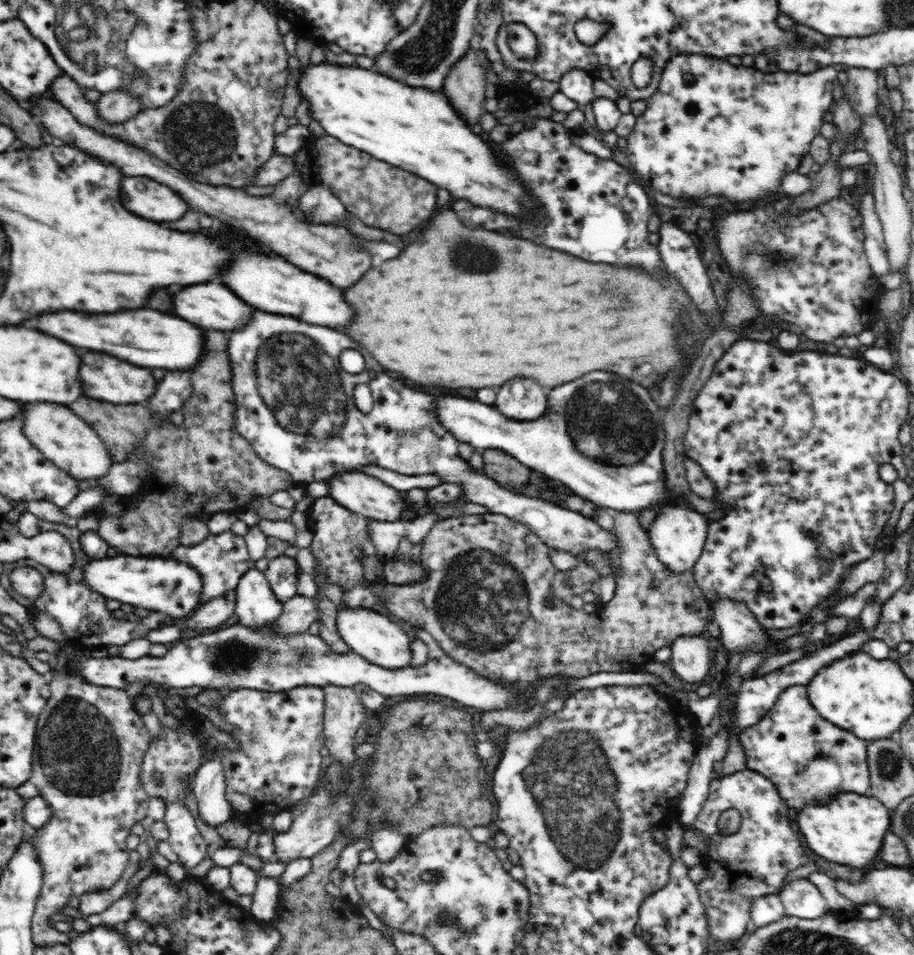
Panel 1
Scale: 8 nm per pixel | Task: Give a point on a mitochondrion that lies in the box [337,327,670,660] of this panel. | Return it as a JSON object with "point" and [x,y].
{"point":[481,601]}

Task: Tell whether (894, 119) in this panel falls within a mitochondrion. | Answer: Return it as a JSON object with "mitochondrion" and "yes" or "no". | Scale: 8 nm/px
{"mitochondrion":"no"}

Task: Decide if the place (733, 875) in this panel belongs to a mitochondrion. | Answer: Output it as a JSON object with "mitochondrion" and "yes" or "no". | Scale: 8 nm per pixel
{"mitochondrion":"no"}

